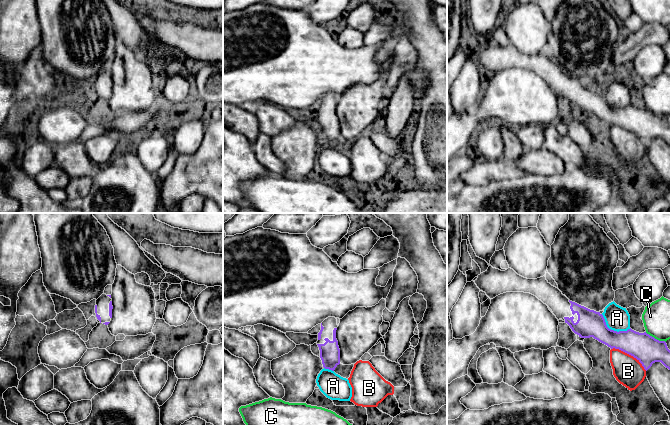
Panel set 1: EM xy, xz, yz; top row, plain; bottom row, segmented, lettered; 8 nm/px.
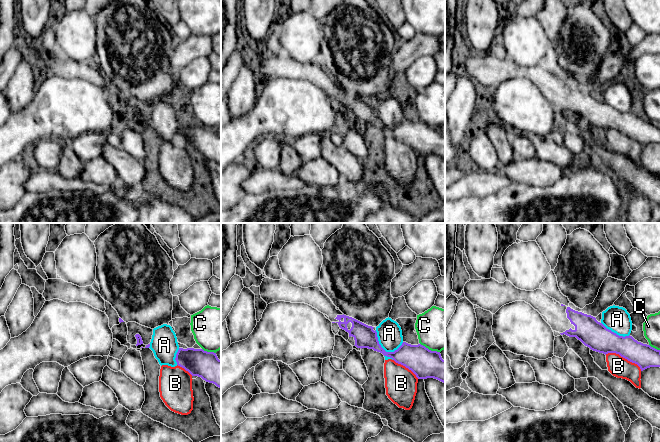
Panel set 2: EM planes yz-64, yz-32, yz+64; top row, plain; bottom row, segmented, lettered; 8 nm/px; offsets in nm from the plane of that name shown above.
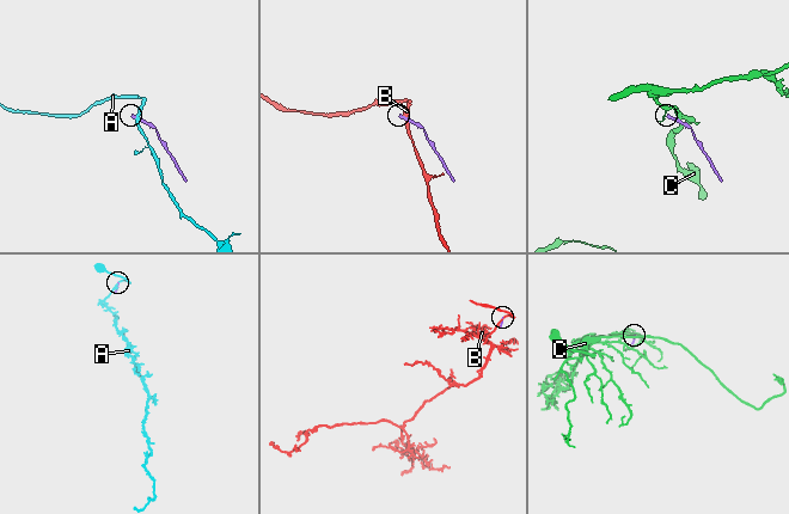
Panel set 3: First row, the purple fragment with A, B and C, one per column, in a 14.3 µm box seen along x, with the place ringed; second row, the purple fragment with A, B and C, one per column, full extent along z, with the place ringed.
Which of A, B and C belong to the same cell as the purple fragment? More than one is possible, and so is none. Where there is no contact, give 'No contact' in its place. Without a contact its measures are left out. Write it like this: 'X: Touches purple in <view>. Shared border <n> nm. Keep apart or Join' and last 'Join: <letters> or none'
A: Touches purple in yz. Shared border 260 nm. Keep apart
B: Touches purple in yz. Shared border 340 nm. Keep apart
C: Touches purple in yz. Shared border 190 nm. Keep apart
Join: none

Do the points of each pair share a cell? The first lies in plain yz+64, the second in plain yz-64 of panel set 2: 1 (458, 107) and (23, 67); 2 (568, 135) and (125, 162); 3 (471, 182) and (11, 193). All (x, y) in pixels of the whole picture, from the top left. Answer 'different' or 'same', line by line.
1: same
2: different
3: different

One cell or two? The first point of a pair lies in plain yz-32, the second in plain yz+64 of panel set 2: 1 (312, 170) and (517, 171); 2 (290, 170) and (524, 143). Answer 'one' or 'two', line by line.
1: one
2: two

